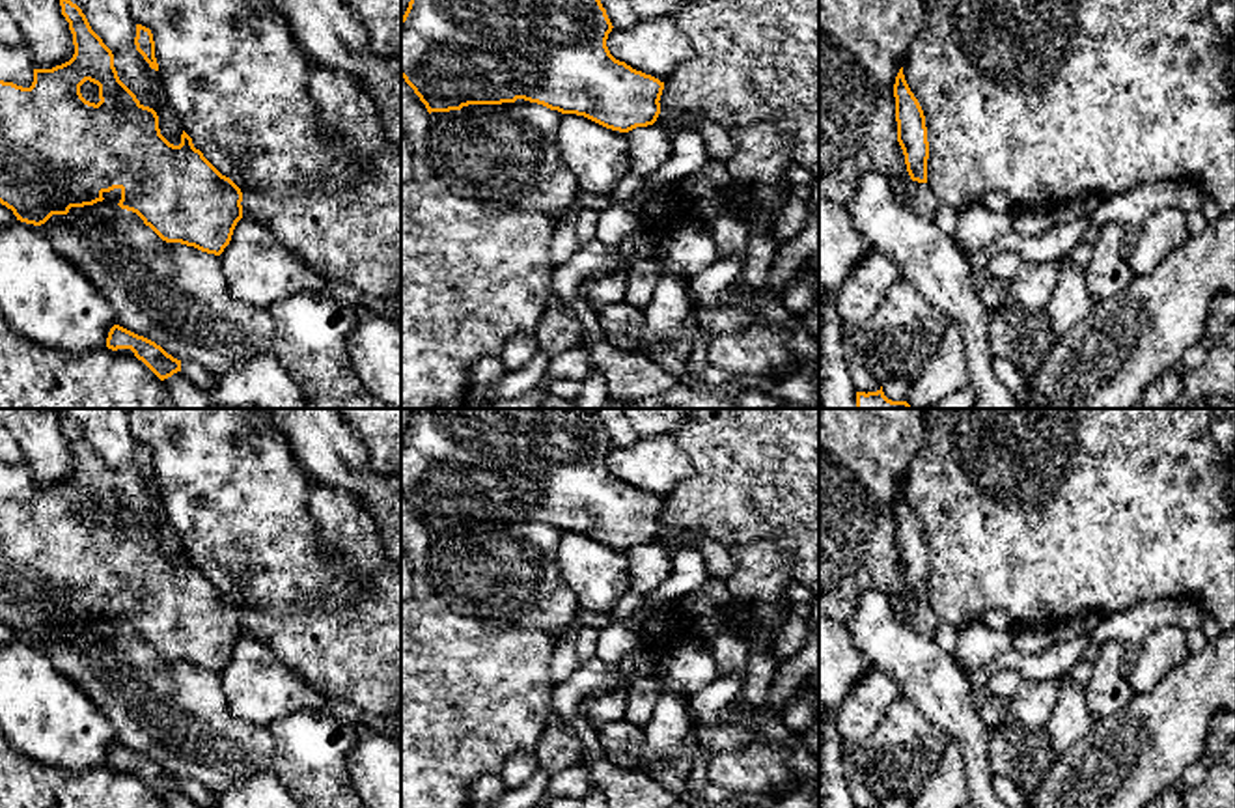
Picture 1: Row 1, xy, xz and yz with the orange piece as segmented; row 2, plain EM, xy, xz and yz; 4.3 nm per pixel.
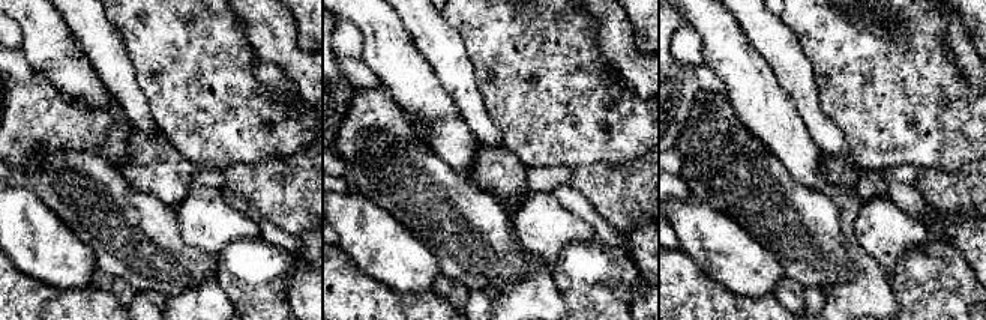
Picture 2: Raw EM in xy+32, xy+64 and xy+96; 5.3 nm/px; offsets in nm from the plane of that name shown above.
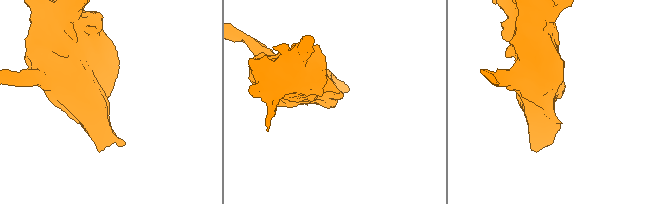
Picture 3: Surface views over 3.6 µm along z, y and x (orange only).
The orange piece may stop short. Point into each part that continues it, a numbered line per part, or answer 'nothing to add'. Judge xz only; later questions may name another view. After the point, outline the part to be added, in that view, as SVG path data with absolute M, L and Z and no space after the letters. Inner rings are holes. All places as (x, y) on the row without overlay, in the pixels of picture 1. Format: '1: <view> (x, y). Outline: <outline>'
nothing to add

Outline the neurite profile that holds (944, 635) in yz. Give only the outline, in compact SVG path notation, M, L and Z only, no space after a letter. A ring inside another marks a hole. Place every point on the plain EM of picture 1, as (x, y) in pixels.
M938 621L933 636L935 636L935 642L938 644L938 648L955 659L955 655L957 655L957 629L944 623L944 621Z

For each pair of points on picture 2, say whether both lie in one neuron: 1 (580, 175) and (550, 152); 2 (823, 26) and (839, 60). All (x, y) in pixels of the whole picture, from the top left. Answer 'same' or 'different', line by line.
1: different
2: same

